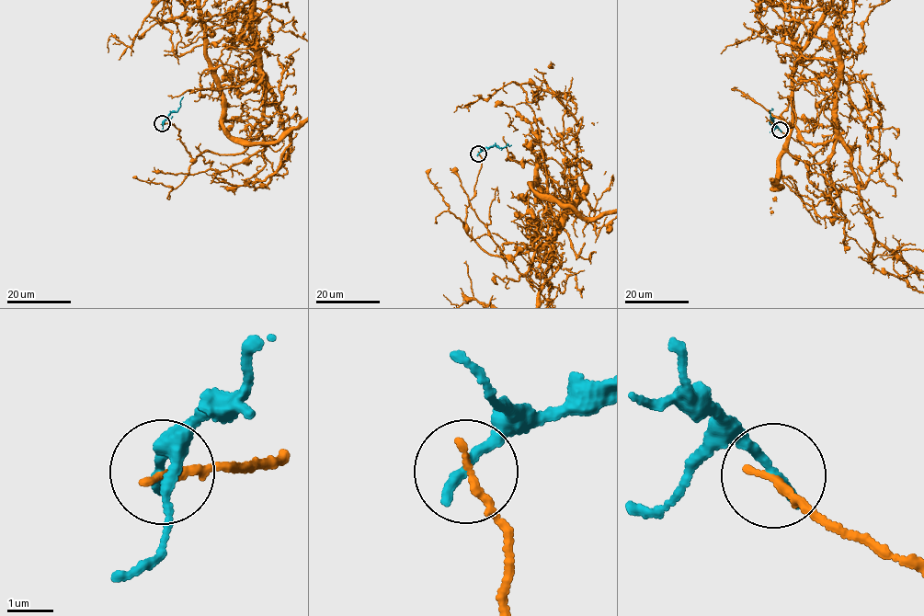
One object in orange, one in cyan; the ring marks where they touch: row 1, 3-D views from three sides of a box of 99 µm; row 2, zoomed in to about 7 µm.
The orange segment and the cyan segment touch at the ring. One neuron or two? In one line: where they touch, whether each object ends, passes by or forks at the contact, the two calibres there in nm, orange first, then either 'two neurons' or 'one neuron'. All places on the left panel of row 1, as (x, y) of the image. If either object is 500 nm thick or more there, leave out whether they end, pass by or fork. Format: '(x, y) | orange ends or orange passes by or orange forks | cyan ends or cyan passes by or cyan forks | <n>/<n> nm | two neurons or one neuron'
(162, 123) | orange ends | cyan ends | 180/240 nm | two neurons

